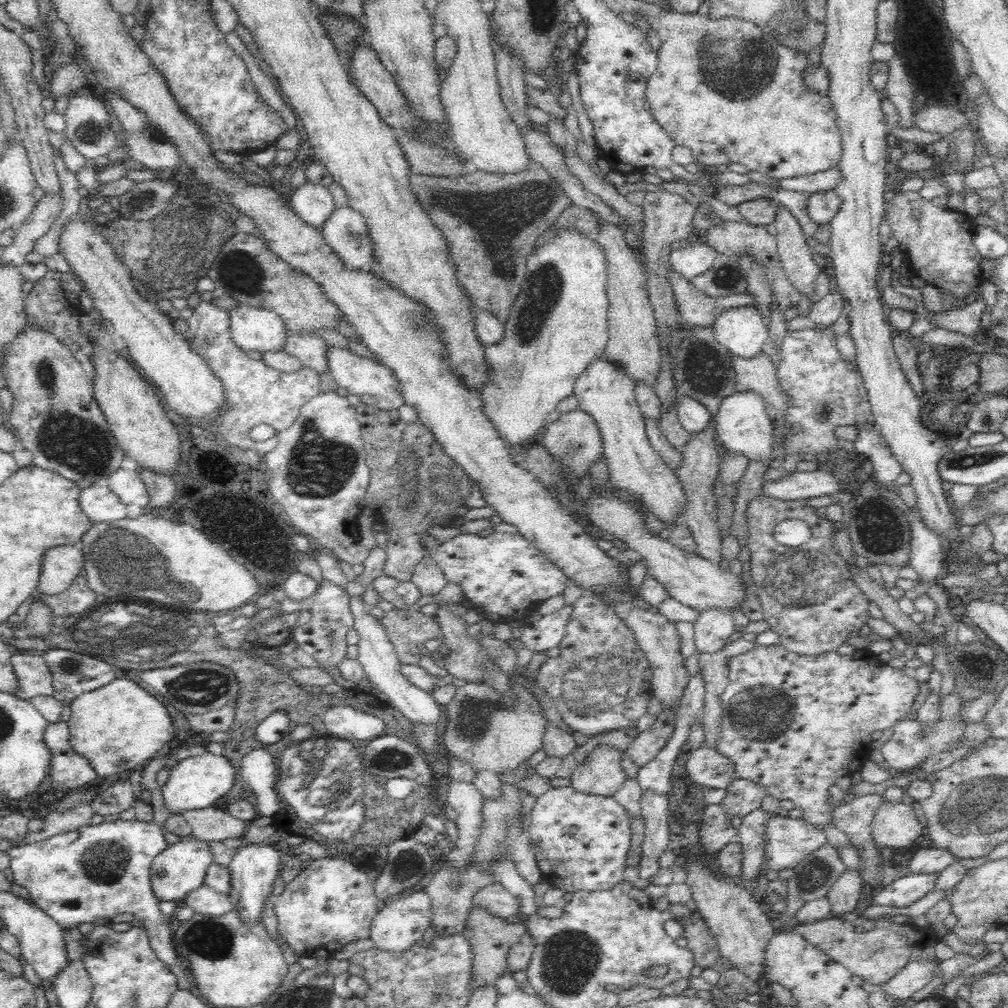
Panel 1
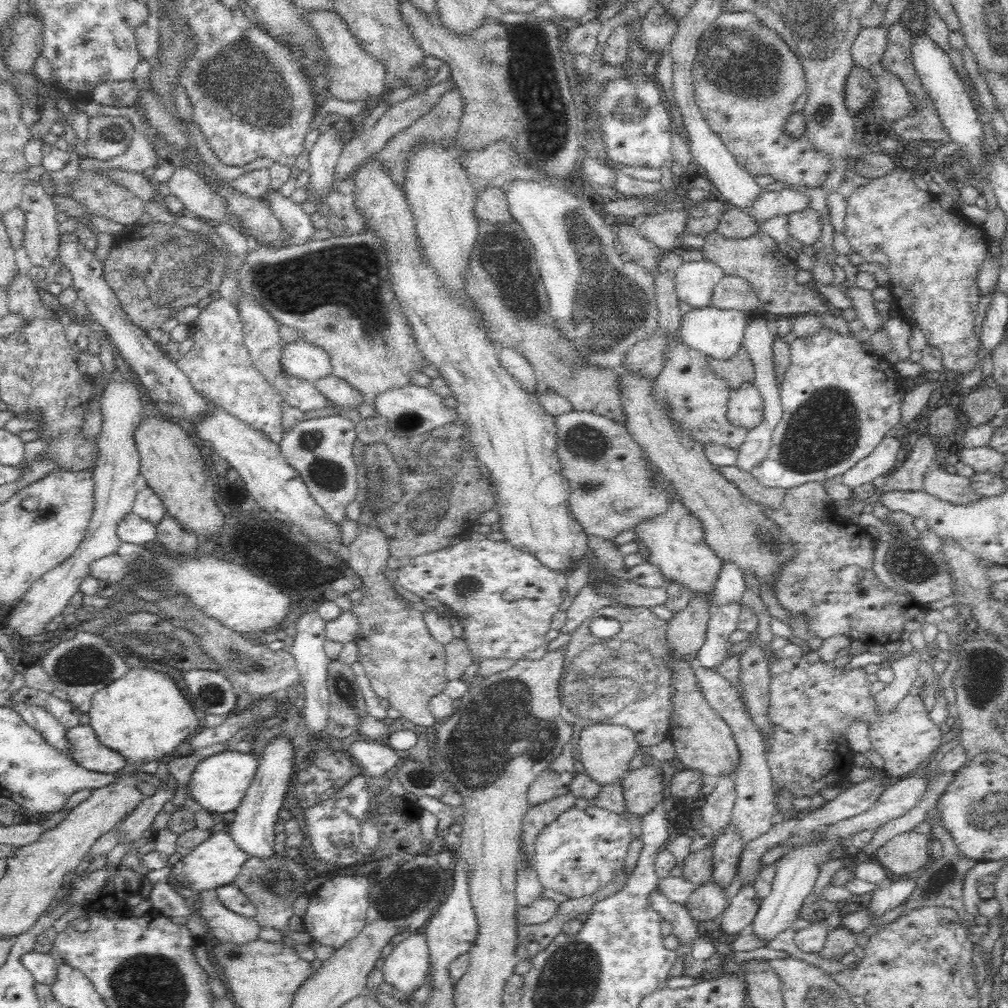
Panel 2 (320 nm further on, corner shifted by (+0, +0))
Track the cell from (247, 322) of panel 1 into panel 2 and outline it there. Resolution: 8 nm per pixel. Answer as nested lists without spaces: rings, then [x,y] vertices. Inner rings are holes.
[[[292,342],[284,346],[281,363],[286,374],[316,384],[333,374],[328,353],[308,342]]]

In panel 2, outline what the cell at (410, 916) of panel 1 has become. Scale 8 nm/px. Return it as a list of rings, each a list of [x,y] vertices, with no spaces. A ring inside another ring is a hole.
[[[416,931],[395,945],[394,950],[384,960],[381,966],[383,982],[407,996],[402,1002],[408,1002],[412,998],[409,996],[413,996],[426,981],[428,958],[425,933]]]

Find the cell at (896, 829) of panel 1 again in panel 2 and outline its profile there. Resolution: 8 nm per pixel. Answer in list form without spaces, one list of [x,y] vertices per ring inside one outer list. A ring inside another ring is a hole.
[[[908,832],[896,836],[878,849],[876,860],[879,865],[892,874],[902,877],[914,877],[920,869],[931,862],[929,836]]]

